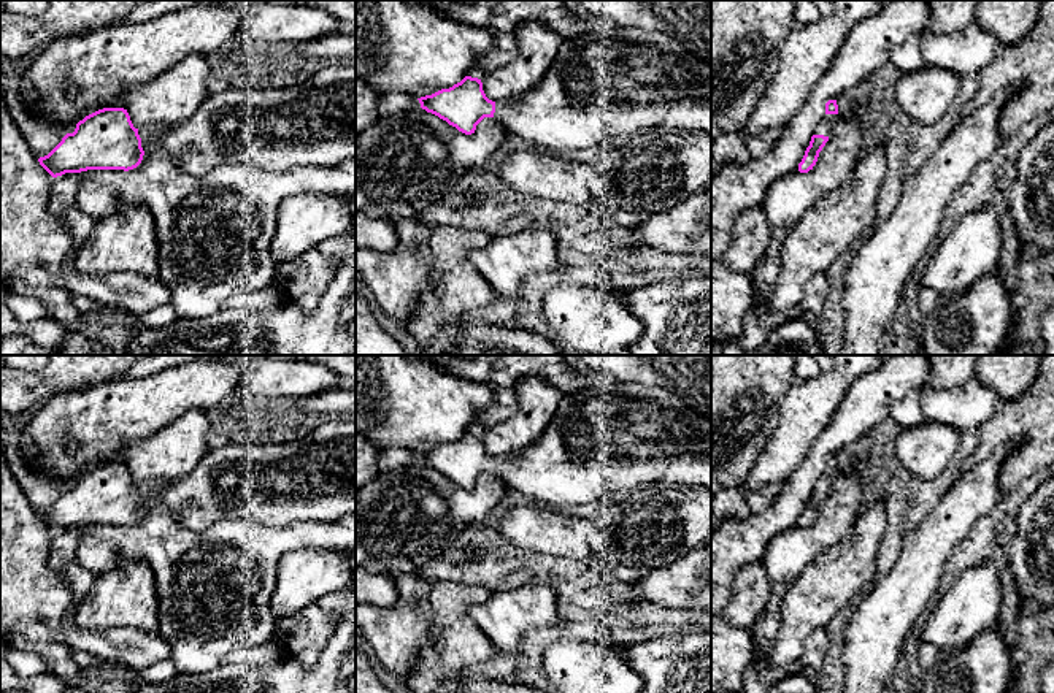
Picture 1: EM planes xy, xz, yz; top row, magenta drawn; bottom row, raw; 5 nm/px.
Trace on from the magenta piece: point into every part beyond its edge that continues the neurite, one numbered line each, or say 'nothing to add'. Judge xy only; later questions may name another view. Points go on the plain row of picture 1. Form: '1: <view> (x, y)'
1: xy (313, 478)

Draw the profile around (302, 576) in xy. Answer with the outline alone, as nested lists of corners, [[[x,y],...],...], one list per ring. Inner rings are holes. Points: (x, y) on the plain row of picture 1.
[[[294,550],[276,566],[276,587],[270,607],[279,620],[298,614],[310,604],[352,584],[349,558],[344,550]]]

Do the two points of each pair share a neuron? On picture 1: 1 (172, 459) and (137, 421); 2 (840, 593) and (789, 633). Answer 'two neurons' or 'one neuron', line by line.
1: two neurons
2: one neuron

